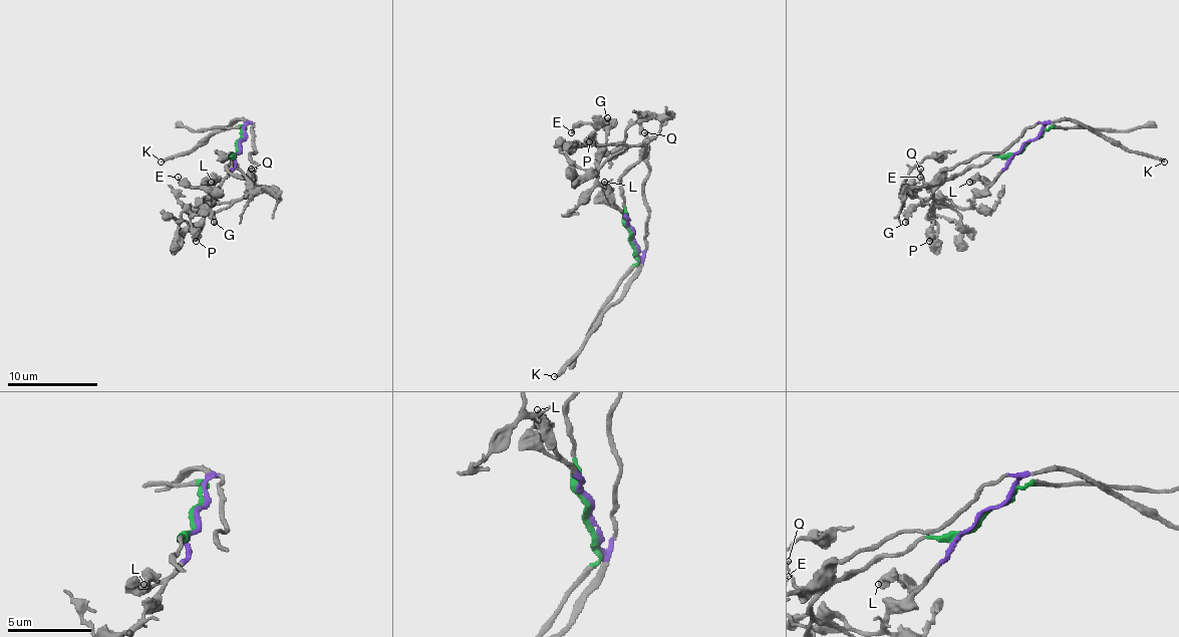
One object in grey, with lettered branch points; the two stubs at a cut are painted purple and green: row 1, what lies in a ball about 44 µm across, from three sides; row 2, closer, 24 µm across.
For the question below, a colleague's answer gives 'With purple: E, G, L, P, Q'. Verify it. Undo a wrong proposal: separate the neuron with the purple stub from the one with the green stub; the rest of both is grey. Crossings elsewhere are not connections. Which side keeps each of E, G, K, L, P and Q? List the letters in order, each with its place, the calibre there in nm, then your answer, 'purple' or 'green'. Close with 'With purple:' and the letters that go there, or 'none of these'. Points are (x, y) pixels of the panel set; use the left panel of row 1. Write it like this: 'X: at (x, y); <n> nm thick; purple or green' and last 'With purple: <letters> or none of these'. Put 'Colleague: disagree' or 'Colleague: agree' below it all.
E: at (178, 177); 120 nm thick; purple
G: at (214, 222); 240 nm thick; purple
K: at (161, 162); 280 nm thick; purple
L: at (211, 182); 500 nm thick; purple
P: at (196, 241); 600 nm thick; green
Q: at (251, 169); 120 nm thick; purple
With purple: E, G, K, L, Q
Colleague: disagree

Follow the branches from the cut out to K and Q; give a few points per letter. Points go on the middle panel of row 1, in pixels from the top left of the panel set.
K: (633, 237), (637, 249), (637, 276), (554, 375)
Q: (633, 237), (637, 251), (642, 253), (649, 213), (644, 192), (649, 172), (649, 142), (644, 133)

